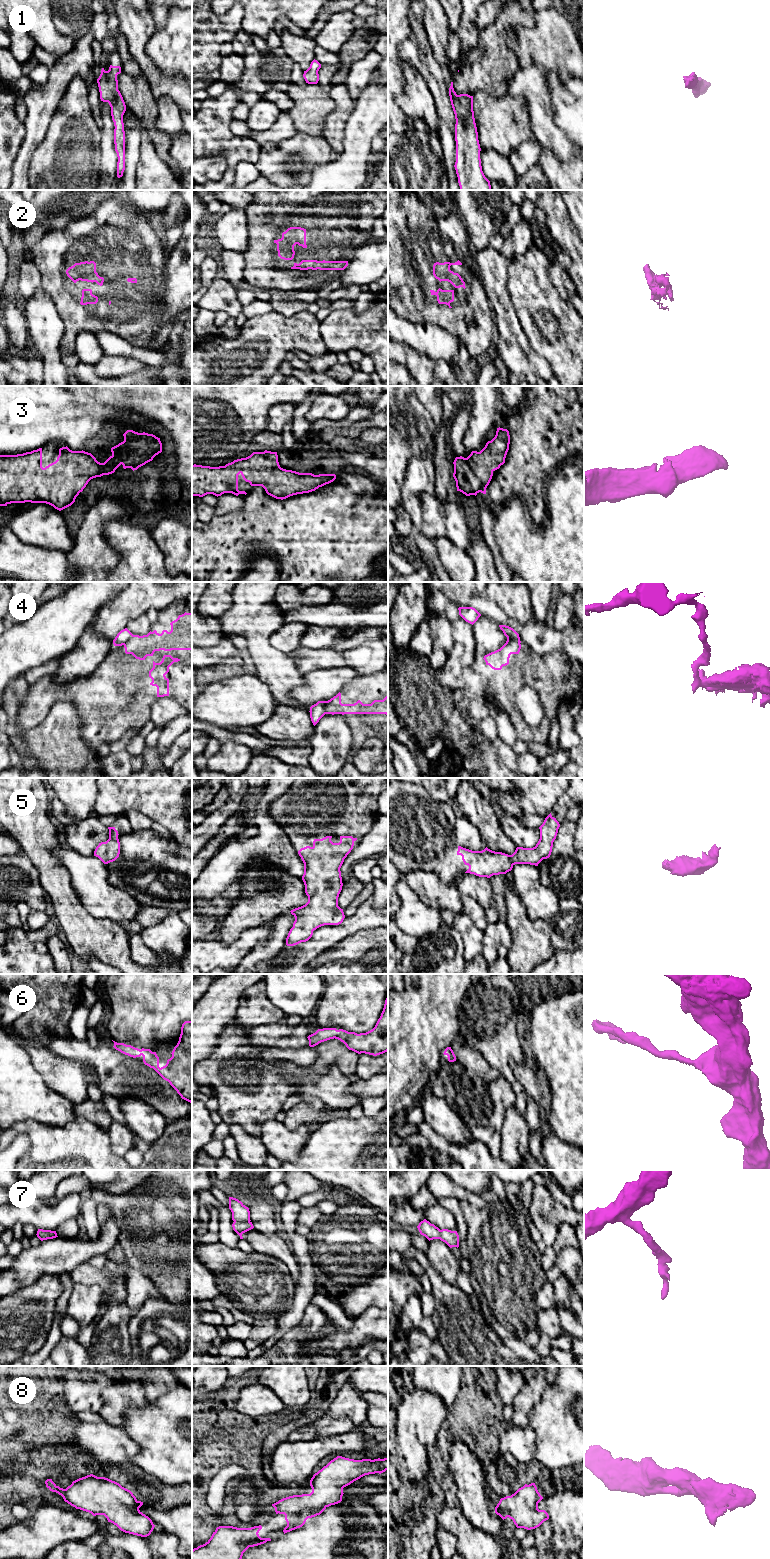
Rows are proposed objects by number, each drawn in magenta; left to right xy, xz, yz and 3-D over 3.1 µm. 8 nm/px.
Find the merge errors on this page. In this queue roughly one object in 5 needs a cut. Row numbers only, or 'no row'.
4

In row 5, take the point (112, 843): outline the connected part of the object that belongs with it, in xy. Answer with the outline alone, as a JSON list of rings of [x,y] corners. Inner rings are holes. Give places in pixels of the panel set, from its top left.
[[[108,827],[109,839],[101,842],[94,851],[94,856],[98,857],[104,864],[115,861],[120,854],[120,842],[118,831],[115,827]]]

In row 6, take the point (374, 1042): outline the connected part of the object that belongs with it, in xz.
[[[388,996],[384,1008],[375,1027],[366,1032],[357,1034],[343,1029],[323,1028],[309,1035],[309,1046],[314,1047],[321,1042],[338,1039],[343,1042],[349,1050],[358,1054],[365,1053],[373,1056],[388,1051]]]

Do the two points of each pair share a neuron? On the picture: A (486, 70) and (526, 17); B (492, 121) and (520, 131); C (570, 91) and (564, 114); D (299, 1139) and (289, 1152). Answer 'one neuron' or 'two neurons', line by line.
A: one neuron
B: one neuron
C: one neuron
D: one neuron

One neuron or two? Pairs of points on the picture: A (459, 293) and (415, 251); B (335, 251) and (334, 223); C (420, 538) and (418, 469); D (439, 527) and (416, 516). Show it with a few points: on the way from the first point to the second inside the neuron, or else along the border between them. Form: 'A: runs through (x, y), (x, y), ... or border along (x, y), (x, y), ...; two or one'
A: runs through (448, 282), (426, 260); one
B: runs through (329, 244), (328, 230); one
C: runs through (416, 521), (411, 504), (412, 486); one
D: border along (415, 495), (419, 501), (421, 531), (432, 539); two

